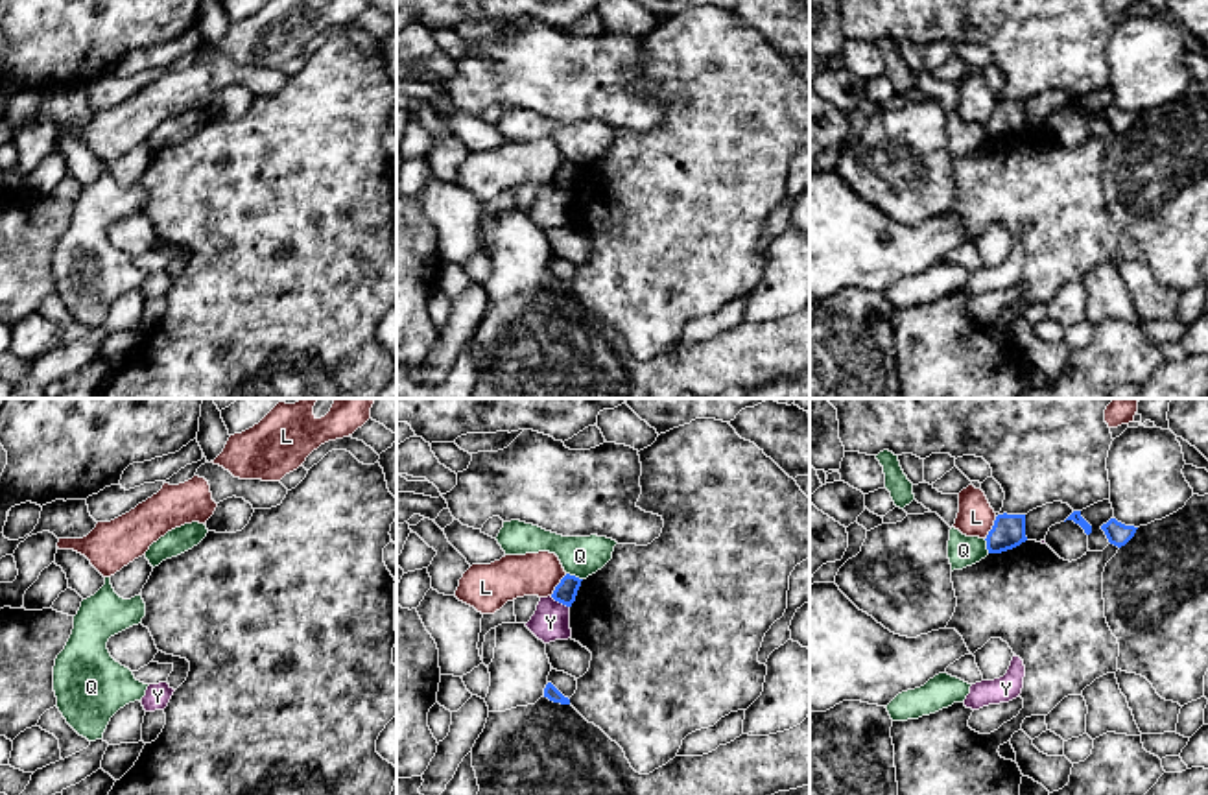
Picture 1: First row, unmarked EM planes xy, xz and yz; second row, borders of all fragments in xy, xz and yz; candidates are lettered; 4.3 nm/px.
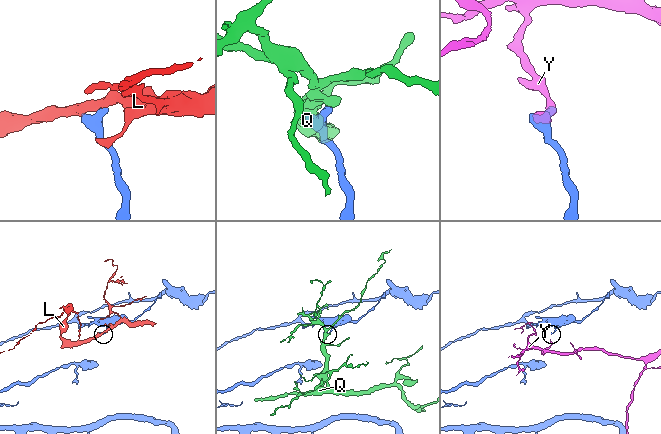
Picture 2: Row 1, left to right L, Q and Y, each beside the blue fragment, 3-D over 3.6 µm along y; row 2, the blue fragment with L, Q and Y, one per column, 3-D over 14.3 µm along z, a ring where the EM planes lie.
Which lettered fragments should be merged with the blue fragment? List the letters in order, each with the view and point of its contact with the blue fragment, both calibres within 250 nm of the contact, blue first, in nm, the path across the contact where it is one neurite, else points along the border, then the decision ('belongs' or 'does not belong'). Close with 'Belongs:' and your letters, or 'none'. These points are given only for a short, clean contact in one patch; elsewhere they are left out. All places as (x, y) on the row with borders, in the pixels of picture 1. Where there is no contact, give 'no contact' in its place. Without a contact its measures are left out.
L: meets blue in yz at (993, 528); 140 nm thick on the blue side, 160 nm on the other; does not belong
Q: meets blue in xz at (574, 576); 100 nm thick on the blue side, 180 nm on the other; border along xz (567, 572), (581, 580); does not belong
Y: meets blue in xz at (559, 602); 100 nm thick on the blue side, 160 nm on the other; border along xz (550, 596), (568, 607); does not belong
Belongs: none

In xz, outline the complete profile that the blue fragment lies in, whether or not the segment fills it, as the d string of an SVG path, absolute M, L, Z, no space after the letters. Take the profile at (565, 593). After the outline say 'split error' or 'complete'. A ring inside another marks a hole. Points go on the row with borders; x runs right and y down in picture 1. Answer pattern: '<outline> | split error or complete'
M566 574L561 583L555 587L551 598L566 607L572 607L575 601L577 590L581 587L579 577Z | complete

